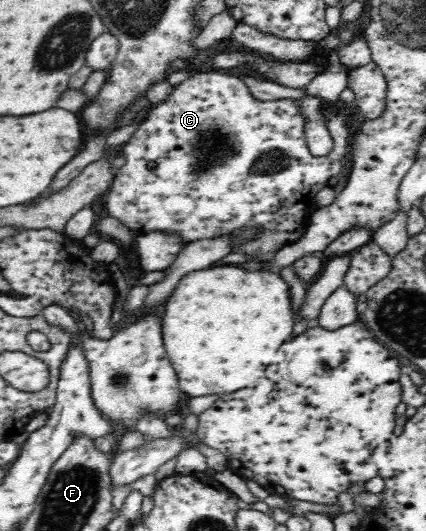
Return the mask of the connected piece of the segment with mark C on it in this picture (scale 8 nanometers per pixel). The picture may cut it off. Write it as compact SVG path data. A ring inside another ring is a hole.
M200 72L194 73L189 78L180 82L173 89L173 93L163 103L153 106L147 118L139 125L134 135L123 145L123 153L126 155L126 163L117 170L117 175L112 181L112 187L106 194L106 211L108 216L120 221L124 227L134 232L136 237L149 234L176 234L182 239L184 245L205 241L205 239L219 239L238 236L245 230L260 229L256 233L256 238L250 238L250 241L244 243L234 243L230 245L230 254L242 254L252 258L254 262L267 262L272 260L275 254L285 246L295 243L302 239L306 234L309 220L313 215L312 211L318 208L316 204L316 194L323 188L328 186L328 180L342 171L342 163L346 161L346 152L349 149L348 139L350 139L350 126L357 124L358 117L350 112L349 114L337 114L332 119L326 119L328 122L328 130L333 139L332 149L324 155L312 155L304 133L304 120L299 114L298 108L295 106L294 99L283 99L277 101L259 101L256 100L251 91L248 90L244 80L238 76L229 73ZM147 161L155 161L158 166L157 170L148 170L146 168Z

